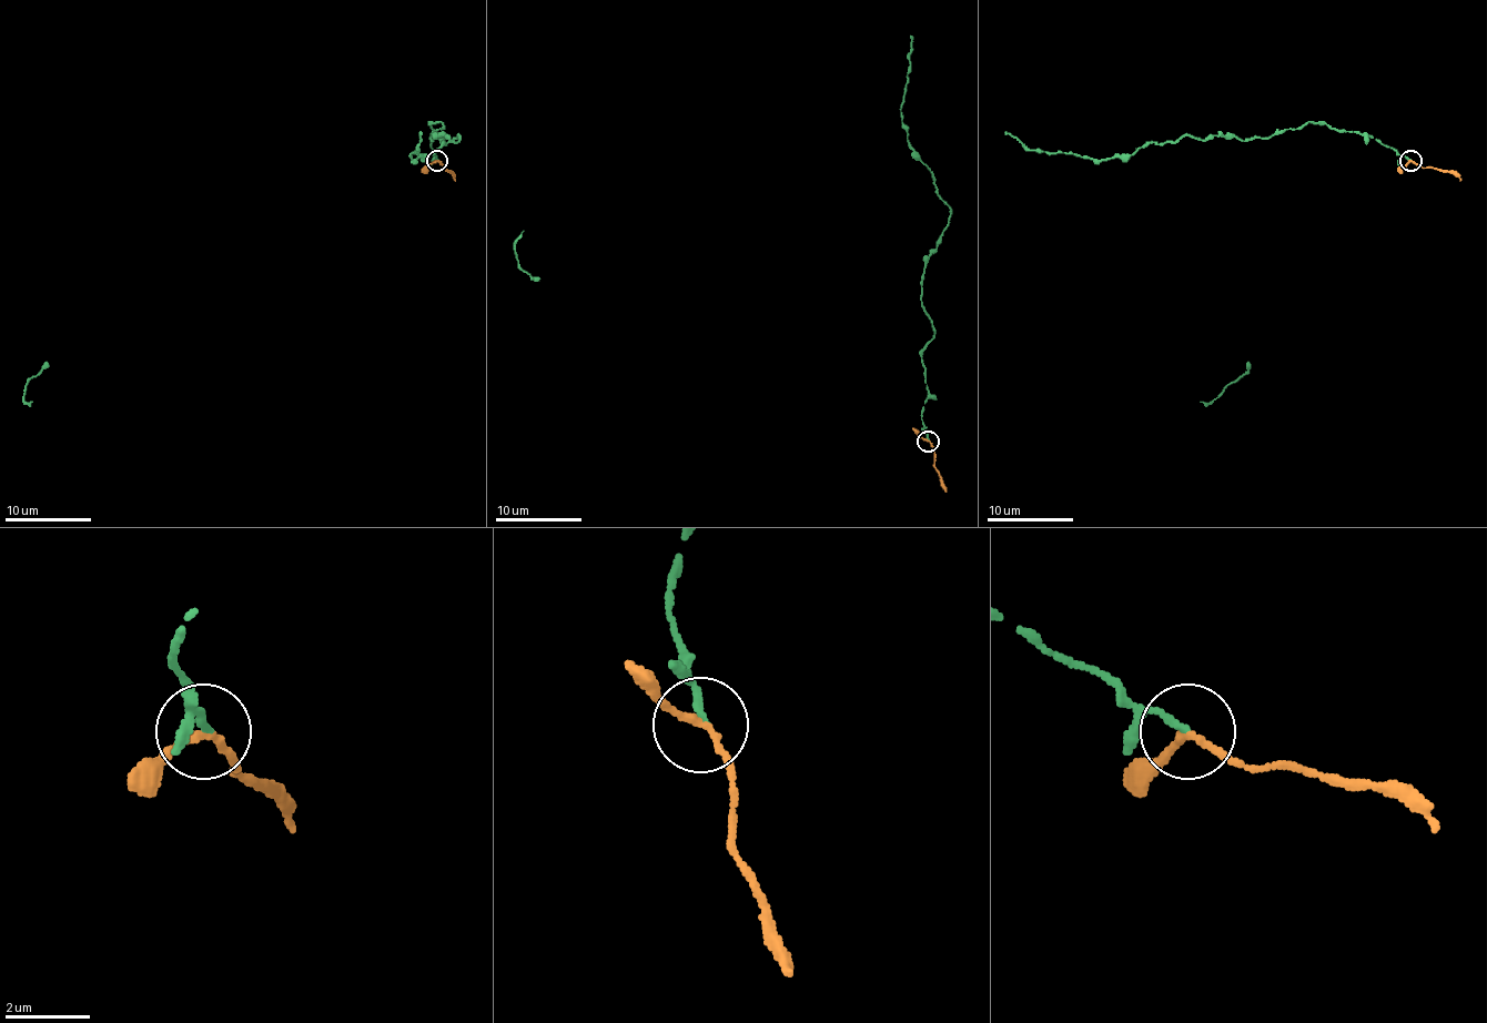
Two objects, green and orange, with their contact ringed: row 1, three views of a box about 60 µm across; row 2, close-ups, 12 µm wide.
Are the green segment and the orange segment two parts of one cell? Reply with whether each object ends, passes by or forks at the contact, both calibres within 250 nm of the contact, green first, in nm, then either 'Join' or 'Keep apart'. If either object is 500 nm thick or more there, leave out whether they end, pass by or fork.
At the ring green ends. At the ring orange passes by. Thickness 180 nm (green) against 160 nm. Join

